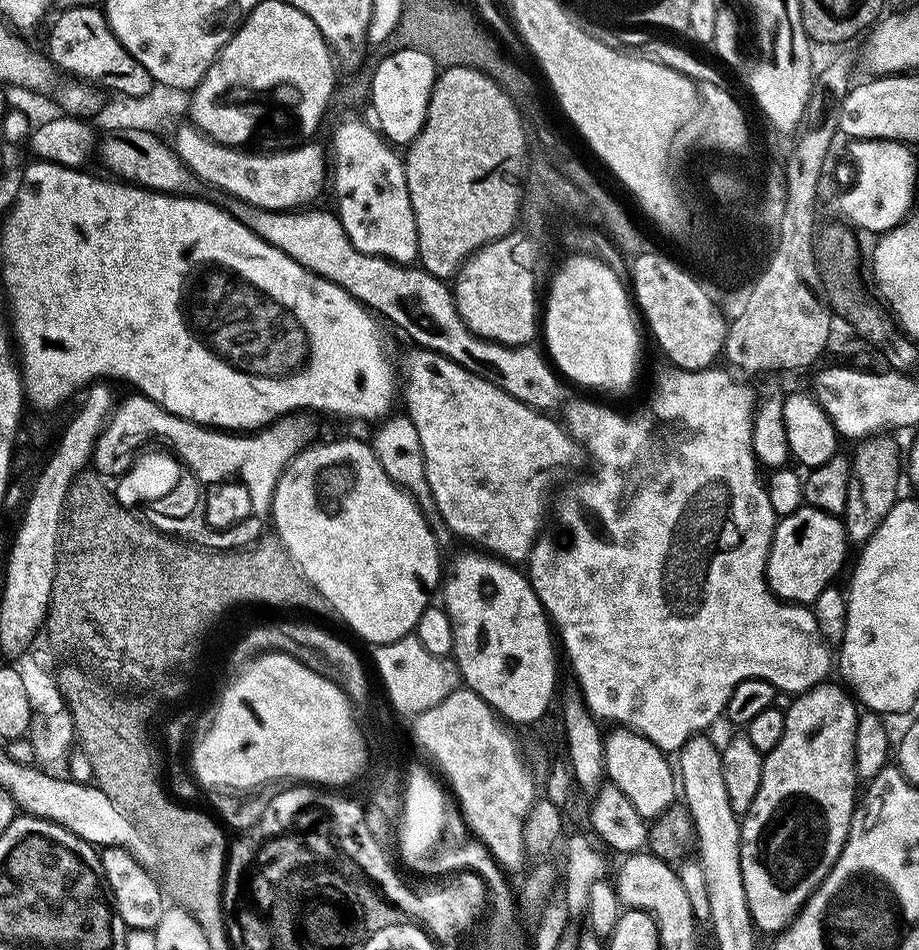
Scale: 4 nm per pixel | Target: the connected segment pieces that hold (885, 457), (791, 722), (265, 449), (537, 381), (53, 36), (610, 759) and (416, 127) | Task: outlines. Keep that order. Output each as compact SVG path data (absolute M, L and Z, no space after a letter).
M876 434L865 439L862 448L852 456L852 474L850 489L847 495L846 512L842 519L847 531L849 543L854 546L863 546L882 524L896 501L900 498L898 488L900 476L902 480L902 458L898 456L898 448L891 435Z
M832 683L818 684L799 693L793 699L796 701L783 709L782 739L778 746L774 746L774 750L763 757L762 782L748 812L740 820L742 886L746 886L746 902L752 923L761 933L779 934L787 928L826 874L830 874L838 854L842 854L842 846L848 840L852 814L858 803L858 777L855 770L858 704L839 683Z
M137 392L130 394L115 405L96 440L91 458L93 469L104 478L117 478L129 469L134 458L132 453L128 454L142 440L152 436L164 438L172 444L171 449L178 460L190 469L201 485L232 480L240 485L245 494L232 495L230 500L234 504L228 508L208 509L206 522L212 528L232 528L240 521L249 520L248 524L239 528L237 543L242 546L253 544L265 531L263 519L266 520L271 515L273 492L285 466L317 437L313 420L315 417L306 412L291 412L257 432L240 435L182 419L181 416L170 414L148 396Z
M233 196L226 200L226 210L238 222L242 222L242 226L294 258L294 262L306 266L306 270L342 286L346 294L350 294L377 317L397 324L414 343L421 344L421 349L458 362L458 366L466 371L478 374L478 378L486 378L486 382L494 382L498 390L506 390L506 394L537 411L550 412L559 404L563 381L542 352L540 356L536 346L499 344L476 336L468 329L466 322L462 322L456 309L453 289L445 281L419 266L395 264L381 256L360 252L354 242L350 242L335 211L323 212L315 208L275 212Z
M65 7L60 13L48 32L46 55L61 73L101 90L109 88L110 93L129 101L150 93L154 83L150 70L146 70L146 66L142 66L142 62L132 57L126 46L114 38L99 7Z
M619 726L611 729L613 732L603 737L604 770L607 779L626 798L630 798L630 806L642 814L646 821L654 821L678 800L678 776L674 771L669 757L654 742L650 742L642 734L631 732L629 728Z
M421 48L398 49L374 70L370 101L372 100L372 108L376 111L375 123L385 141L401 146L412 143L426 122L426 110L437 75L437 63L432 60L430 53Z

